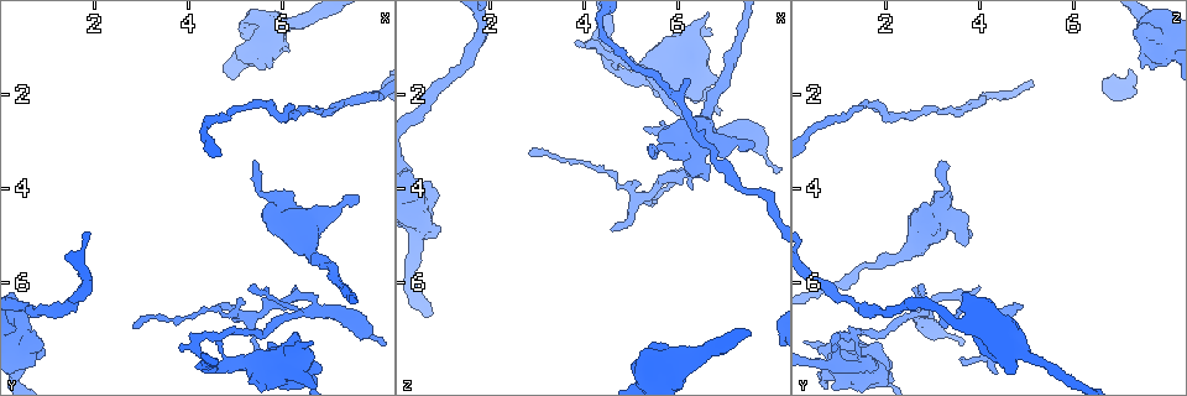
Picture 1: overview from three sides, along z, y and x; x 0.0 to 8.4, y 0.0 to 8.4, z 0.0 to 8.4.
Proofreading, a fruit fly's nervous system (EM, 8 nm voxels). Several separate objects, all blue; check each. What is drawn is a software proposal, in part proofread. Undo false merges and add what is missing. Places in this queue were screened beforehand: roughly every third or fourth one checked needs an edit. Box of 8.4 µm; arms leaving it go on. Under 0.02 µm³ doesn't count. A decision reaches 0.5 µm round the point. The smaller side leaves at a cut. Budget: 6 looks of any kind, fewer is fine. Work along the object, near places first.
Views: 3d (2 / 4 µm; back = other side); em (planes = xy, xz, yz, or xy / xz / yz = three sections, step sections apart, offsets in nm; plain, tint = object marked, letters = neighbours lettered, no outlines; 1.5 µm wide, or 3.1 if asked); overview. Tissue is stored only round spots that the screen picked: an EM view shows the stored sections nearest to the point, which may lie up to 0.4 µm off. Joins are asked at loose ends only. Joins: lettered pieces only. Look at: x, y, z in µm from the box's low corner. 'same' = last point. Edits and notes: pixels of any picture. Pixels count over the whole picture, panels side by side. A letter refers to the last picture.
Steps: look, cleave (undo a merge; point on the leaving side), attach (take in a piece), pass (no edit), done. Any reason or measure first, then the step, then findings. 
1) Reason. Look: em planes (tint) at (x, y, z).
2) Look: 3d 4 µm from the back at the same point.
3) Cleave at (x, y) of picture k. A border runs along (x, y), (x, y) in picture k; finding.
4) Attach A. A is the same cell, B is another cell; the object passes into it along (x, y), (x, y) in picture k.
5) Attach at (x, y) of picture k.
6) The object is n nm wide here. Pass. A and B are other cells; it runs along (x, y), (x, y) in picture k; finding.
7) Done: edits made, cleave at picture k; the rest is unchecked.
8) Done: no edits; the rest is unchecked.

Free end. Look: em xz step 8 (letters) at (7.55, 4.30, 3.10).

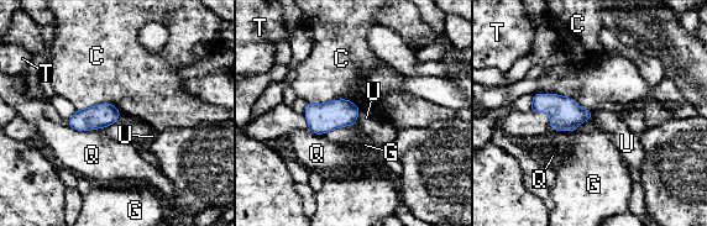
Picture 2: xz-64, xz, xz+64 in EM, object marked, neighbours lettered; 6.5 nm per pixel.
Another direction. Look: em planes (letters) at the same point.

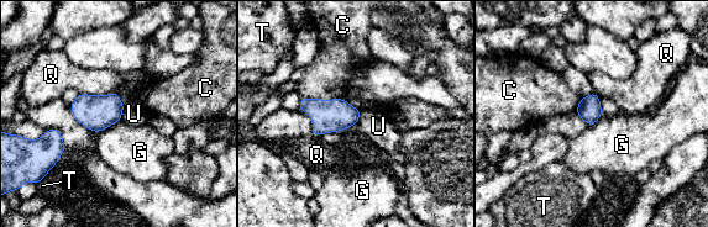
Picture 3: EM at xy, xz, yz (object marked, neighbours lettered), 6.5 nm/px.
The object is 160 nm wide here. Pass. C, G, Q, T and U are other cells; a border runs along (120, 120), (98, 133) in picture 3; none of them fits.

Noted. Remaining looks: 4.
Look: 3d 2 µm at (7.70, 7.00, 3.00).

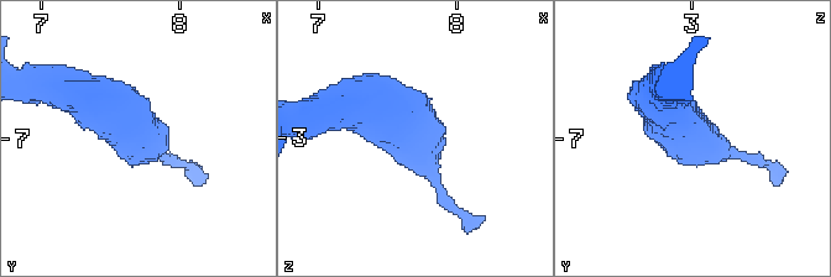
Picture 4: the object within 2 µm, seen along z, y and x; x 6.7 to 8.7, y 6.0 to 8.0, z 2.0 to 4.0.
Look: em xy step 8 (tint) at (7.66, 7.00, 3.02).

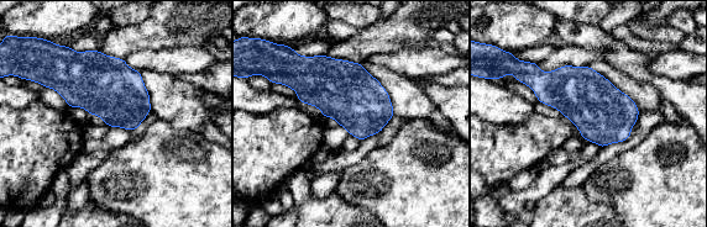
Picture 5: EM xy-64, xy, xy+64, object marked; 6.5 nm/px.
Look: em planes (letters) at the same point.

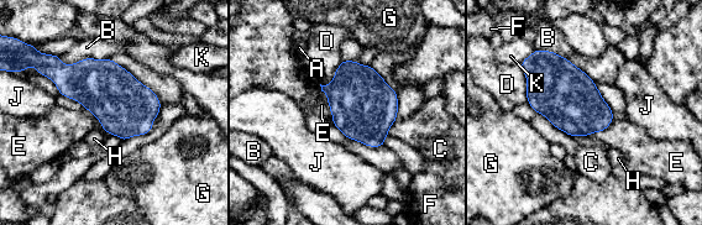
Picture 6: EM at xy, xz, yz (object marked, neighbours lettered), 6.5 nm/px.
The object is 380 nm wide here; the longest contact is with B, 320 nm. Pass. A, B, C, D, E, F, G, H, J and K are other cells; continuous, no second neuron.

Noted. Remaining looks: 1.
Done: no edits; the rest is unchecked.

